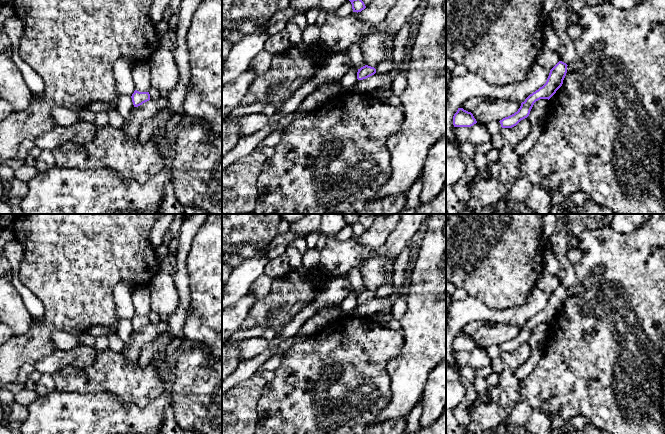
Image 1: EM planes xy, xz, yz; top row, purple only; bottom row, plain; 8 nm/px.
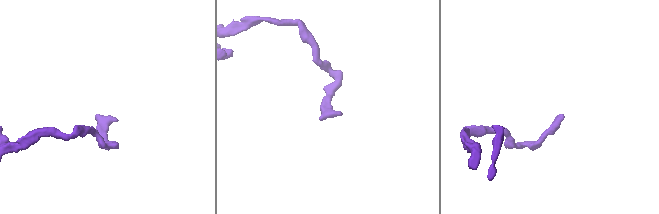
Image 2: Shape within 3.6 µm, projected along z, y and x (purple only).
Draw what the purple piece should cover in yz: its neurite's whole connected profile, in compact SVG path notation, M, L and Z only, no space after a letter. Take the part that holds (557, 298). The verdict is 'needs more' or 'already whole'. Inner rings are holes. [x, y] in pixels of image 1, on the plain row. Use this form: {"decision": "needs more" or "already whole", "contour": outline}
{"decision": "already whole", "contour": "M559 285L549 297L546 307L538 314L530 318L524 326L521 327L520 332L514 338L500 344L502 352L512 352L516 350L521 344L527 342L534 327L540 323L550 323L556 315L562 310L563 304L567 297L567 288Z"}

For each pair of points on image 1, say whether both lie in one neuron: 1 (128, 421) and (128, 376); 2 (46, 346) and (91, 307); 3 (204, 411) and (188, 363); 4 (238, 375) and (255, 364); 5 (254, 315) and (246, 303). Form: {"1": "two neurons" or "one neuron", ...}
{"1": "two neurons", "2": "one neuron", "3": "one neuron", "4": "one neuron", "5": "two neurons"}

